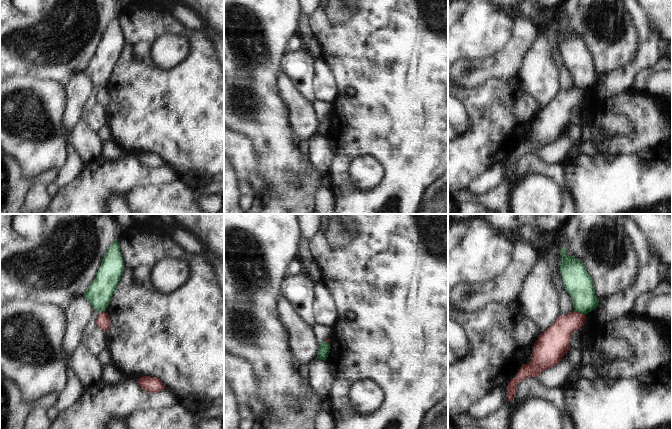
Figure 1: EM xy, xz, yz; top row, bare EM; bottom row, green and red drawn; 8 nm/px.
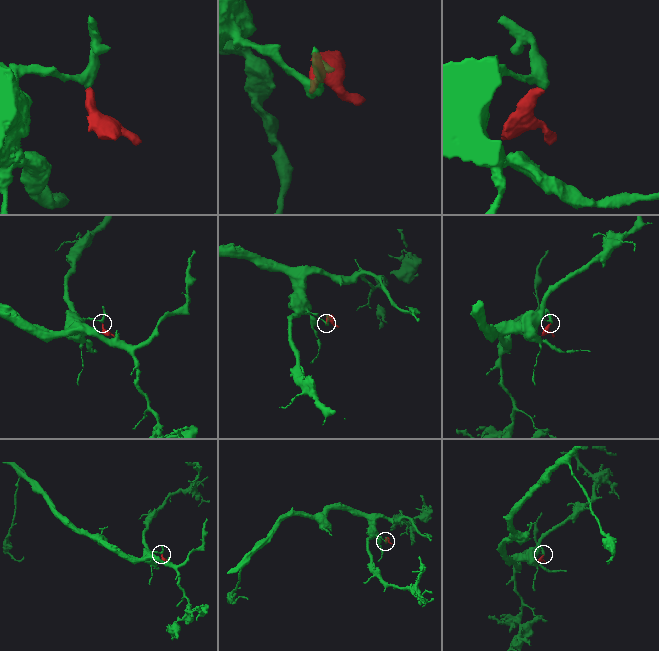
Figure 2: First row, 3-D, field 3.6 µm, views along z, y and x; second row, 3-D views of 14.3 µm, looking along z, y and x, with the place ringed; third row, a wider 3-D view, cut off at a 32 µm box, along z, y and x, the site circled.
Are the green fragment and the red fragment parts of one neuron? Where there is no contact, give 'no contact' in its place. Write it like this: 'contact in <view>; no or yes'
contact in yz; no

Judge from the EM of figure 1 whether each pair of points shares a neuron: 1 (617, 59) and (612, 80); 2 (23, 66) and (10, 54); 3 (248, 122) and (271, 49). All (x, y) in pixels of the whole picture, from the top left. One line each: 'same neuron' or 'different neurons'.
1: different neurons
2: same neuron
3: same neuron

